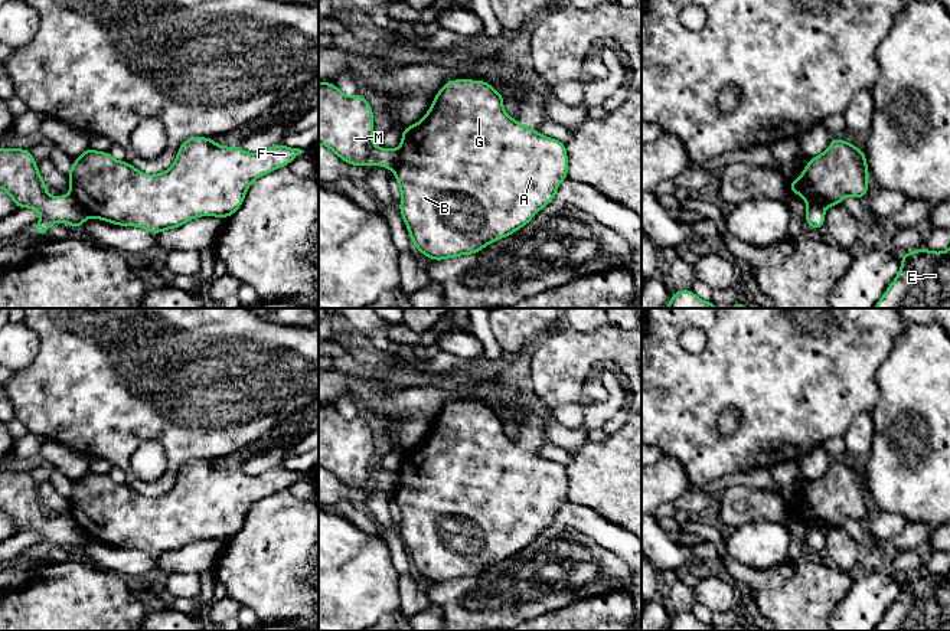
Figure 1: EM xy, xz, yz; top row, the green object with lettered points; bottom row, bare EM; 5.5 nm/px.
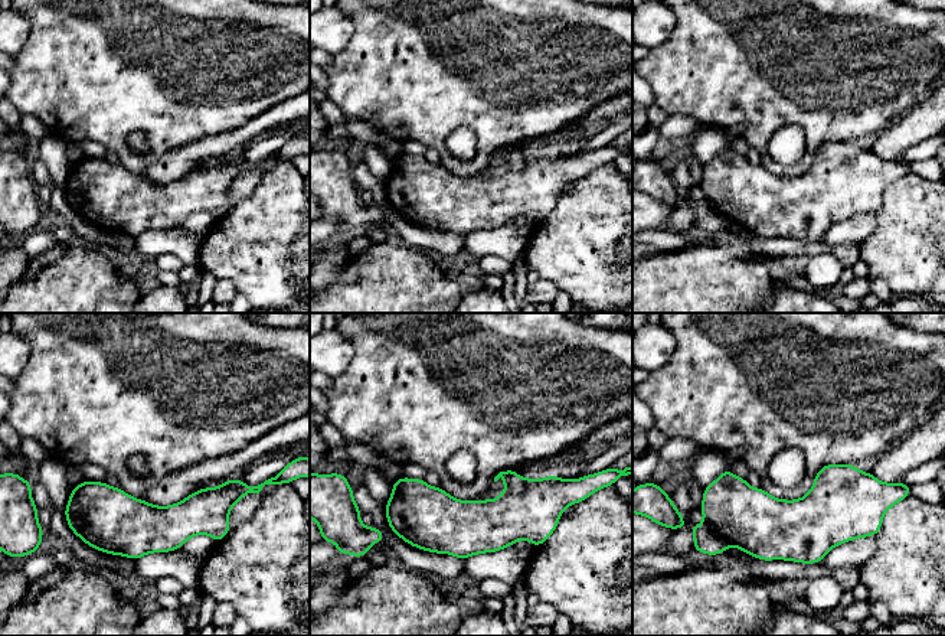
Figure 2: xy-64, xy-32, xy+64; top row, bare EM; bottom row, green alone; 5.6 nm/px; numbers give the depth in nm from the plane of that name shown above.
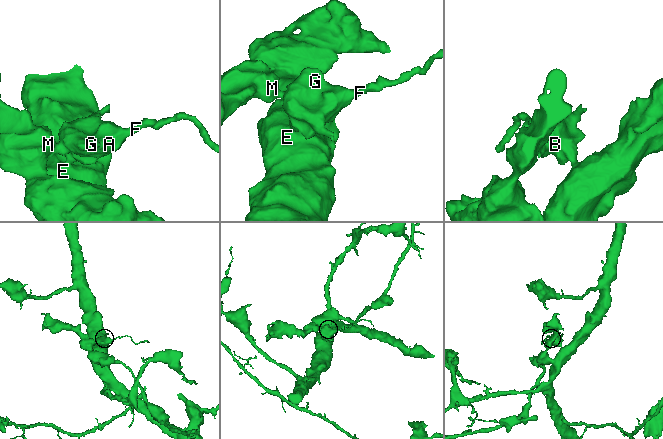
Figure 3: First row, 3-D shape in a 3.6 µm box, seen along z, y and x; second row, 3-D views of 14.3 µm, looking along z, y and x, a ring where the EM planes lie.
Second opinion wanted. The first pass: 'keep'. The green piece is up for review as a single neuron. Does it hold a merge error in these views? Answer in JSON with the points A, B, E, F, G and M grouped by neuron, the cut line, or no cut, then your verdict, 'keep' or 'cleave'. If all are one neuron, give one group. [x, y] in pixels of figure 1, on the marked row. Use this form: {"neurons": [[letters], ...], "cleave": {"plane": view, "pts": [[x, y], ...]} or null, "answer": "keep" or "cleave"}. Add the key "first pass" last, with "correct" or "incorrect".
{"neurons": [["A", "B", "E", "F", "G"], ["M"]], "cleave": {"plane": "xy", "pts": [[71, 193], [88, 215]]}, "answer": "cleave", "first pass": "incorrect"}

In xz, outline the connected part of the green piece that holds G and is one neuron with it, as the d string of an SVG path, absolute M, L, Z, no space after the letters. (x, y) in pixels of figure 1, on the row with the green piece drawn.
M453 79L440 88L421 121L401 130L399 158L394 170L401 189L399 213L411 242L432 261L474 255L489 243L515 233L555 200L559 183L568 179L565 144L509 117L503 98L486 81Z

